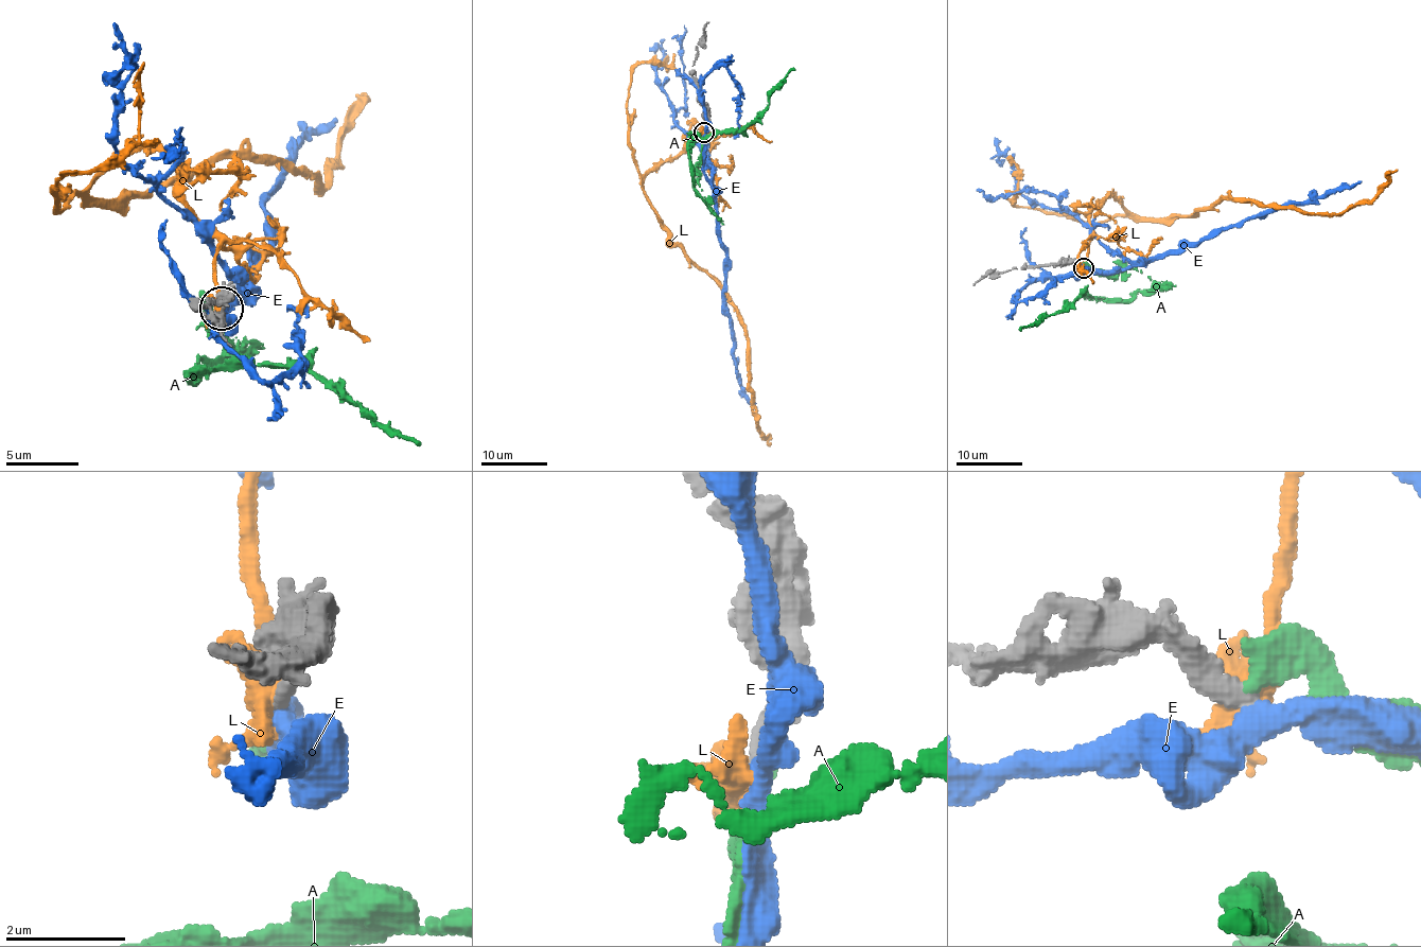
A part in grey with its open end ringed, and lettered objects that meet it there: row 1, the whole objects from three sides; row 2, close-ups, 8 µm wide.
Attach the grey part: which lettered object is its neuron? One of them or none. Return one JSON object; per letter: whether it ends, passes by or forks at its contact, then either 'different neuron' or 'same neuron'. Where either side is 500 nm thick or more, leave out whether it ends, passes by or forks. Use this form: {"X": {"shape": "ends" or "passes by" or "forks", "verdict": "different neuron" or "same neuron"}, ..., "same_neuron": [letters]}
{"A": {"shape": "ends", "verdict": "same neuron"}, "E": {"shape": "passes by", "verdict": "different neuron"}, "L": {"shape": "forks", "verdict": "different neuron"}, "same_neuron": ["A"]}

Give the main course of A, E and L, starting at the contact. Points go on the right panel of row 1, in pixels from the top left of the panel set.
A: (1084, 267), (1115, 276), (1136, 269), (1147, 276), (1153, 285), (1123, 300), (1082, 294), (1055, 314), (1019, 329)
E: (1084, 269), (1125, 270), (1140, 262), (1179, 255), (1218, 231), (1282, 208), (1309, 205), (1362, 181)
L: (1084, 269), (1090, 217), (1108, 196), (1150, 217), (1188, 217), (1221, 199), (1343, 213), (1369, 202), (1398, 170)

